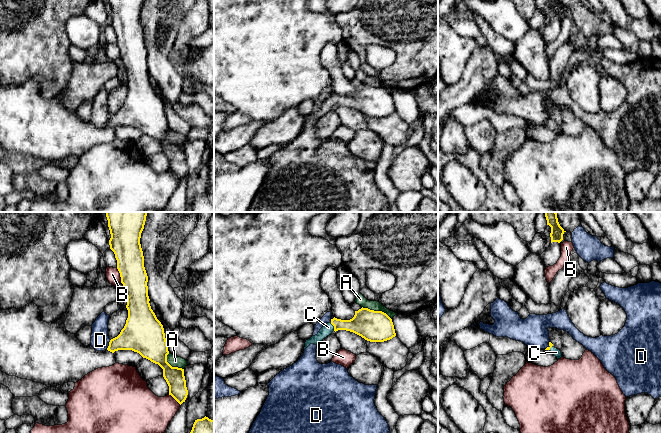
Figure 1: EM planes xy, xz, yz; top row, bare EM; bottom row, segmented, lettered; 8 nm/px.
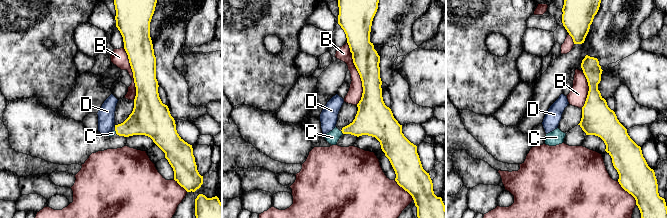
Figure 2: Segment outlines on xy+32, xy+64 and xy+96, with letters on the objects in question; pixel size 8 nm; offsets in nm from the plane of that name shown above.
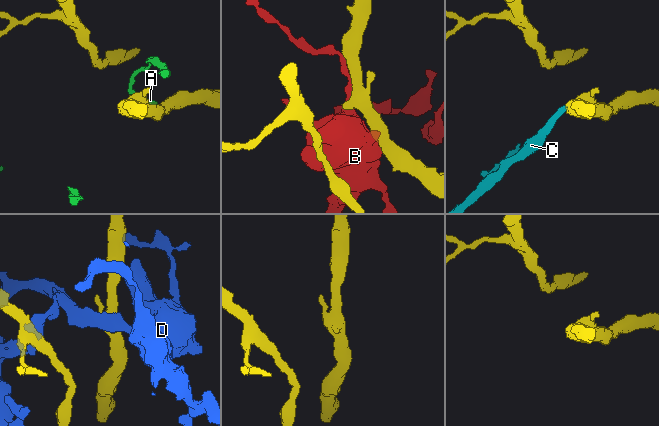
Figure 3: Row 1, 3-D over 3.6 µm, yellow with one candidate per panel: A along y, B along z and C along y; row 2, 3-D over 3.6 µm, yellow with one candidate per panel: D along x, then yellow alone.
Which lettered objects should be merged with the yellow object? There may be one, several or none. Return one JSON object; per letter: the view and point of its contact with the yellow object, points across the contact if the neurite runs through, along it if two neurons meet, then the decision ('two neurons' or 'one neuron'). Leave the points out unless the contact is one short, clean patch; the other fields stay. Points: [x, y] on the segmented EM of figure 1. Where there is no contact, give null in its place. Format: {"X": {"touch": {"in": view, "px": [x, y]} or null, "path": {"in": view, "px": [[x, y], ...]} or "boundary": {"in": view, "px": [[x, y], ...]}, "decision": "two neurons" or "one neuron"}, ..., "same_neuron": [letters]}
{"A": {"touch": {"in": "xz", "px": [377, 311]}, "decision": "two neurons"}, "B": {"touch": {"in": "xy", "px": [120, 275]}, "decision": "two neurons"}, "C": {"touch": {"in": "xz", "px": [334, 327]}, "path": {"in": "xz", "px": [[364, 323], [334, 327], [329, 327], [326, 330]]}, "decision": "one neuron"}, "D": {"touch": {"in": "xy", "px": [109, 345]}, "decision": "two neurons"}, "same_neuron": ["C"]}

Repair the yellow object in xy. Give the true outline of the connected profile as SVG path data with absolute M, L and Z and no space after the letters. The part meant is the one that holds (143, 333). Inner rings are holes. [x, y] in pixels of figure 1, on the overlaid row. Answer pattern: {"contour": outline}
{"contour": "M106 212L111 234L109 245L117 260L117 269L127 296L126 308L128 310L128 318L124 328L117 337L110 340L107 350L112 353L118 350L132 350L139 353L143 358L158 364L163 369L163 377L169 386L169 395L181 405L188 395L184 369L172 367L167 362L169 351L164 328L149 303L148 276L144 267L144 256L140 244L146 216L147 212Z"}

